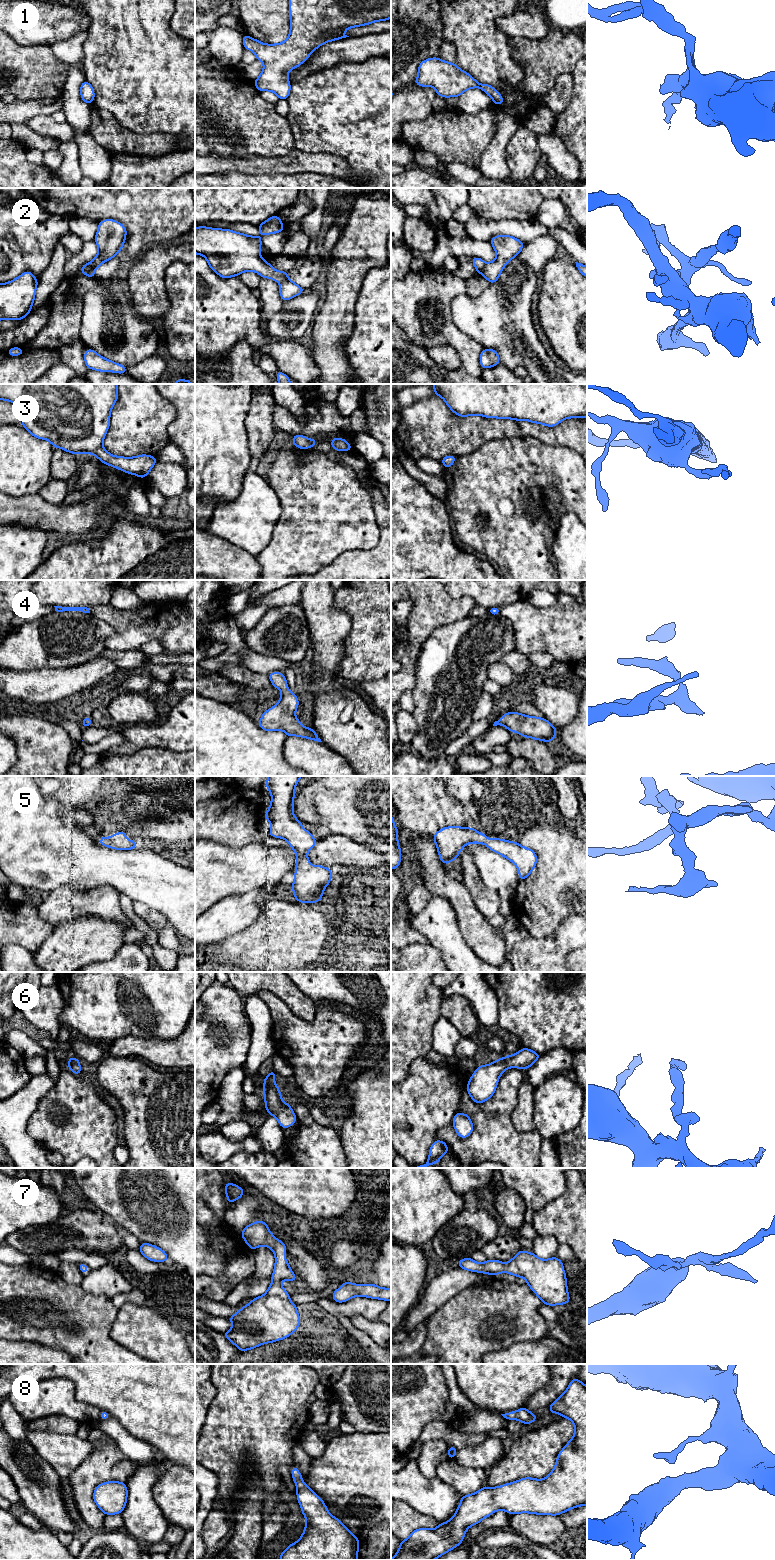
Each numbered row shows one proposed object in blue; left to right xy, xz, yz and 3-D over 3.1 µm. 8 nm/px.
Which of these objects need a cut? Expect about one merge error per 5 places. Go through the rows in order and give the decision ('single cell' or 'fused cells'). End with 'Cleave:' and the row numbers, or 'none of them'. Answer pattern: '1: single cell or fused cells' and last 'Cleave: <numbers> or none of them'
1: single cell
2: fused cells
3: single cell
4: single cell
5: single cell
6: single cell
7: single cell
8: single cell
Cleave: 2

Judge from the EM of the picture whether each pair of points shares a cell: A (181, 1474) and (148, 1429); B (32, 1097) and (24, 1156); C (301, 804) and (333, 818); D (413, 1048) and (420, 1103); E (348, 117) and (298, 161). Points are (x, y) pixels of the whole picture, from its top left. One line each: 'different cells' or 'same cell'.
A: different cells
B: same cell
C: same cell
D: different cells
E: different cells

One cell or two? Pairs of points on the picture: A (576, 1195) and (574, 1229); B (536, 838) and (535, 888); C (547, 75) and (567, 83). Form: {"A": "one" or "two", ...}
{"A": "one", "B": "one", "C": "two"}

